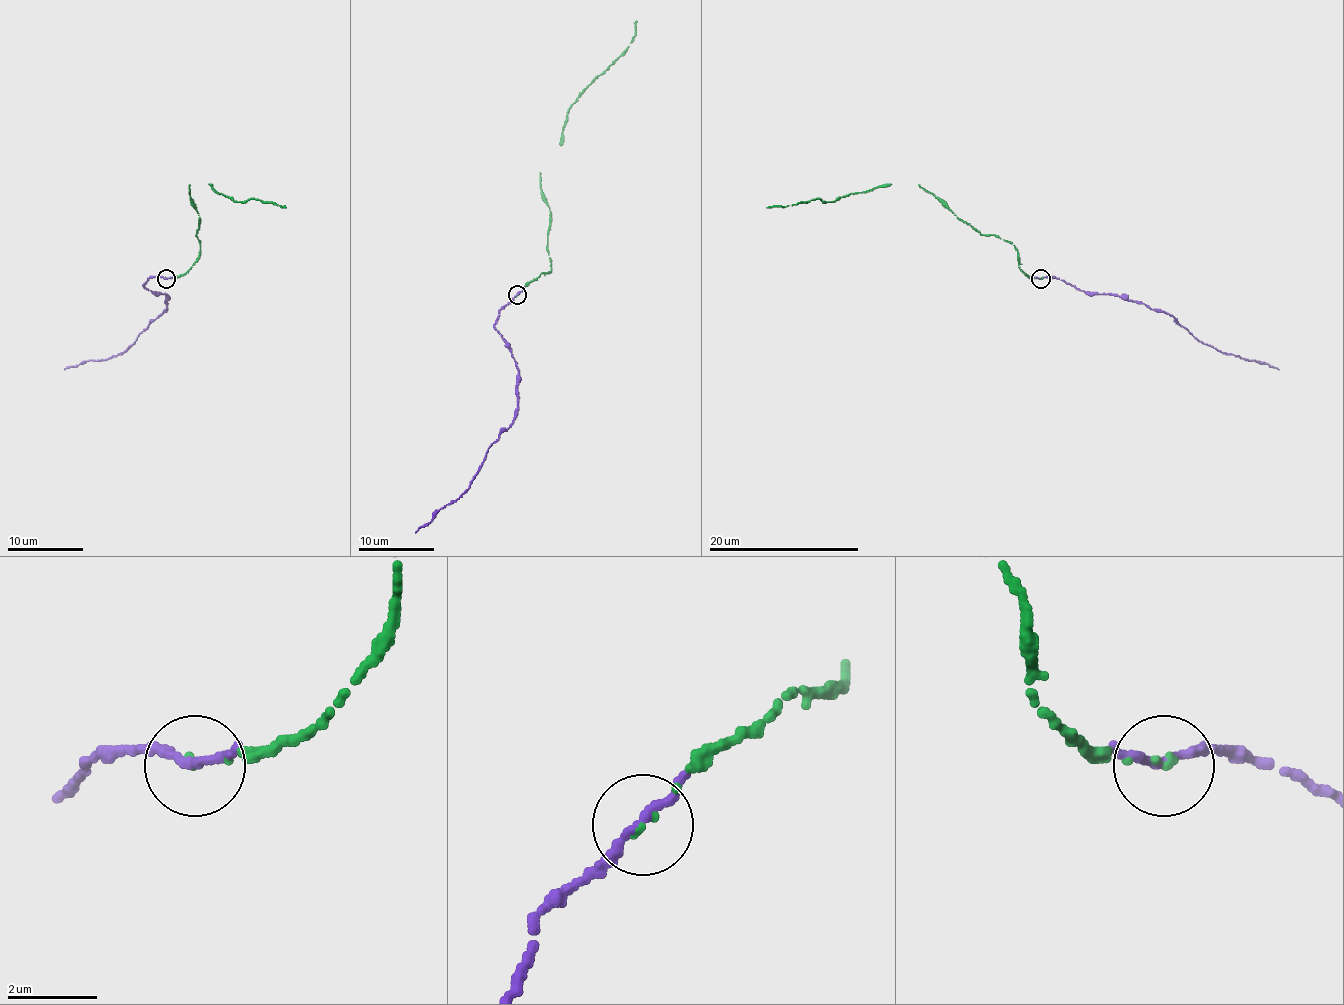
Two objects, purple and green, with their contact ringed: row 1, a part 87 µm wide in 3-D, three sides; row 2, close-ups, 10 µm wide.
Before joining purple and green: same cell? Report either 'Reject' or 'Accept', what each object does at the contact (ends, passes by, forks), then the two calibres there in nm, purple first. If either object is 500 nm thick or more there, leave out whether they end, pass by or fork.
Accept. At the ring purple passes by. At the ring green ends. Thickness 200 nm (purple) against 140 nm

